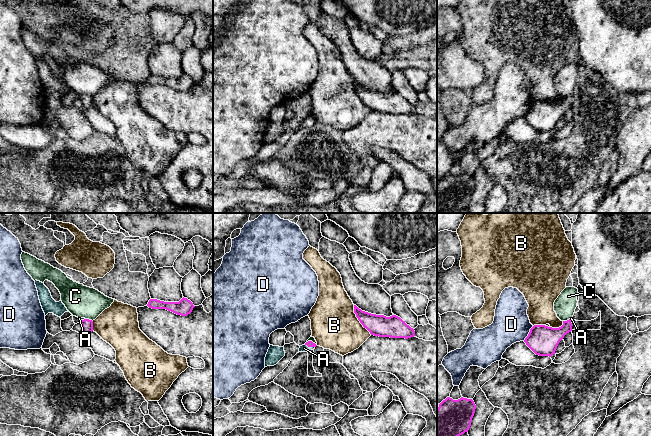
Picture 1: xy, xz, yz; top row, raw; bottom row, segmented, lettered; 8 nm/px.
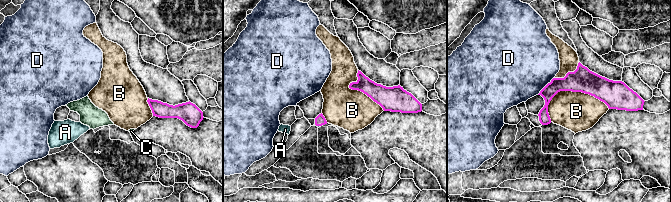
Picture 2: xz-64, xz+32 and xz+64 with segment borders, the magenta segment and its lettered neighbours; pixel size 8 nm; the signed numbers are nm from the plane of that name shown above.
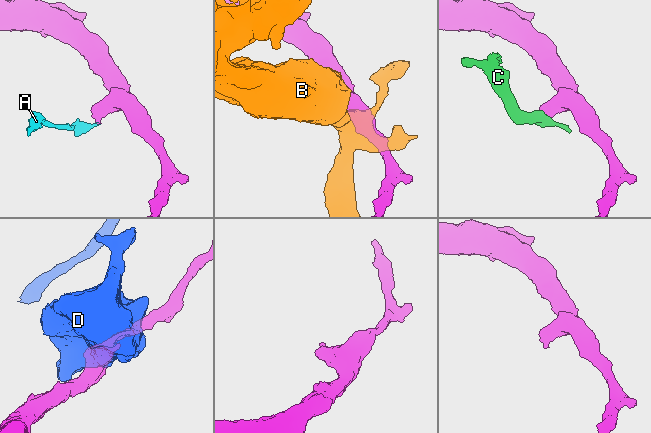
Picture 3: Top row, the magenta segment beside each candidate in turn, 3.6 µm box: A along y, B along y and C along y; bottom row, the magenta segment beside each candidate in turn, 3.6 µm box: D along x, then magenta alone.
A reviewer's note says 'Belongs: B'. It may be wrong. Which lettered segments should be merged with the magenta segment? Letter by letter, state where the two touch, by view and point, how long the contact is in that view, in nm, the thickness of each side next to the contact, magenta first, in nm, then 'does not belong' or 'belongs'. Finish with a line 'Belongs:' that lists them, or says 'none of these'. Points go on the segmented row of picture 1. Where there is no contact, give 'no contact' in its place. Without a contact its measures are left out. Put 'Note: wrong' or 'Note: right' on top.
Note: wrong
A: meets magenta in xz at (309, 346); contact 90 nm long; 50 nm thick on the magenta side, 60 nm on the other; belongs
B: meets magenta in xz at (358, 319); contact 280 nm long; 180 nm thick on the magenta side, 380 nm on the other; does not belong
C: meets magenta in xy at (88, 319); contact 70 nm long; 100 nm thick on the magenta side, 260 nm on the other; does not belong
D: meets magenta in yz at (529, 333); contact 150 nm long; 240 nm thick on the magenta side, 300 nm on the other; does not belong
Belongs: A

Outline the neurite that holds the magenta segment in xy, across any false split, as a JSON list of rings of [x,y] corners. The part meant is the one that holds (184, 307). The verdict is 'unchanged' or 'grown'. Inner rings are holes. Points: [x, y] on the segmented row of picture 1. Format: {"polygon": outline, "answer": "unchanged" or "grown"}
{"polygon": [[[184,297],[179,302],[164,302],[150,299],[147,306],[152,309],[166,309],[181,316],[187,316],[195,307],[190,300]]], "answer": "unchanged"}

